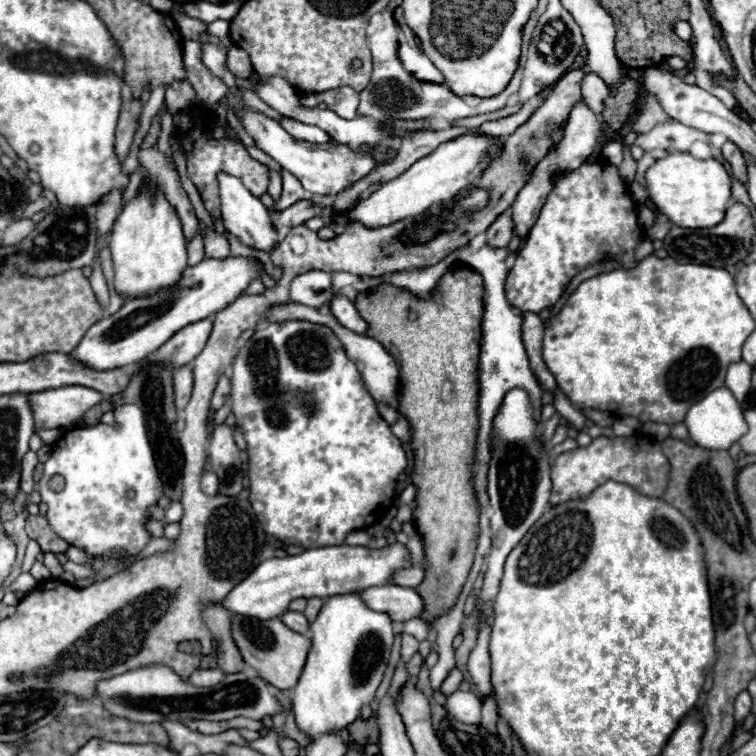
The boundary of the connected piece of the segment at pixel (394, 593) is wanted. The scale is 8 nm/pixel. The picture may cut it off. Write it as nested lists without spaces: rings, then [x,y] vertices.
[[[384,584],[360,590],[358,594],[368,608],[388,614],[394,622],[406,622],[420,616],[422,612],[422,598],[416,594],[414,588]]]

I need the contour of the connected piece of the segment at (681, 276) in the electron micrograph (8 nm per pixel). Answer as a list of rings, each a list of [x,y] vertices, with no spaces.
[[[654,254],[646,256],[638,262],[632,270],[610,270],[604,274],[598,274],[594,278],[584,280],[568,298],[564,308],[558,316],[552,318],[550,324],[546,324],[544,330],[544,362],[548,362],[548,370],[554,374],[558,388],[568,396],[568,400],[578,408],[596,408],[596,410],[608,410],[620,417],[631,416],[638,418],[640,422],[664,422],[668,426],[674,426],[678,422],[684,422],[684,416],[688,408],[702,400],[708,392],[724,386],[726,370],[732,362],[742,360],[742,346],[746,338],[754,330],[754,320],[744,306],[742,298],[736,292],[736,282],[724,268],[710,268],[704,264],[680,264],[674,258],[658,258]]]

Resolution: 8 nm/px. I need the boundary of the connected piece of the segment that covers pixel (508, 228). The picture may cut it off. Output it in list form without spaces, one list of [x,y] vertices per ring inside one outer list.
[[[506,210],[486,230],[486,244],[492,248],[506,248],[512,236],[514,236],[514,224],[510,220],[510,212]]]

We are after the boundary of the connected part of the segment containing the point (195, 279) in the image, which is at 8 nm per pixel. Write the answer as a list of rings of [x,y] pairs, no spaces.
[[[244,256],[202,260],[196,266],[188,266],[174,286],[162,288],[150,296],[128,298],[116,314],[106,316],[98,324],[94,324],[86,332],[78,348],[72,352],[72,356],[94,370],[110,370],[136,364],[156,352],[184,326],[204,320],[230,306],[238,296],[244,294],[252,280],[260,278],[260,274],[262,262]]]

